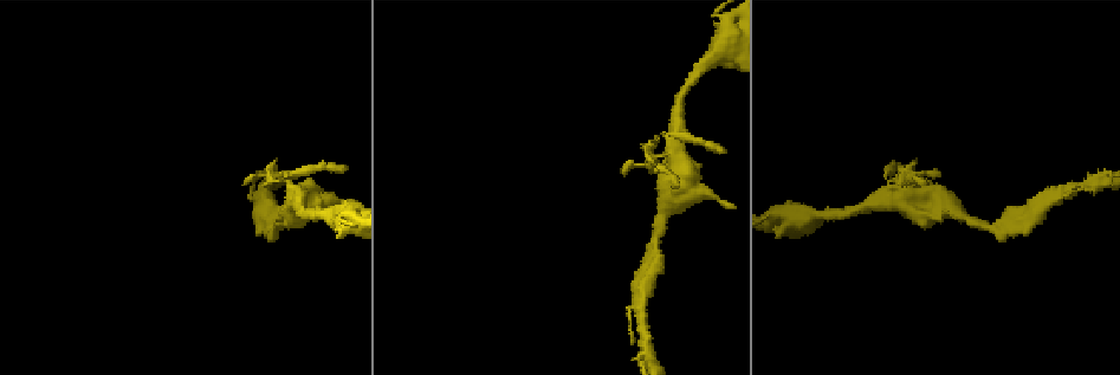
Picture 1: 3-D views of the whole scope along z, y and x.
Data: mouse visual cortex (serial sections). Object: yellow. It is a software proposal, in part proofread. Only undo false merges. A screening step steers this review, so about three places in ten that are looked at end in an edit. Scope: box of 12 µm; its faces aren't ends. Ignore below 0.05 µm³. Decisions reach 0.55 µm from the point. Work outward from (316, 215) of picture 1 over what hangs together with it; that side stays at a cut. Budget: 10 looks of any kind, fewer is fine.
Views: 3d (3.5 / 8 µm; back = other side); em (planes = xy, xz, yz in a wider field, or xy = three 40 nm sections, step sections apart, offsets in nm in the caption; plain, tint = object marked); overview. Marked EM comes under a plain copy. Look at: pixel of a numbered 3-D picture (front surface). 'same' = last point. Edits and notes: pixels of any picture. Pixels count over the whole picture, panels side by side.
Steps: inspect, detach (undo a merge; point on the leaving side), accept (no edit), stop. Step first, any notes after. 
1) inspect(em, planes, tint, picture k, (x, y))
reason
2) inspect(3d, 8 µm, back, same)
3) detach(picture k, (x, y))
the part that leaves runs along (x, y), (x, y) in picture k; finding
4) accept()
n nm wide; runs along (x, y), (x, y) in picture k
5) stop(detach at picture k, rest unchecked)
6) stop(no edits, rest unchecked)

inspect(3d, 8 µm, picture 1, (802, 218))
abrupt turn

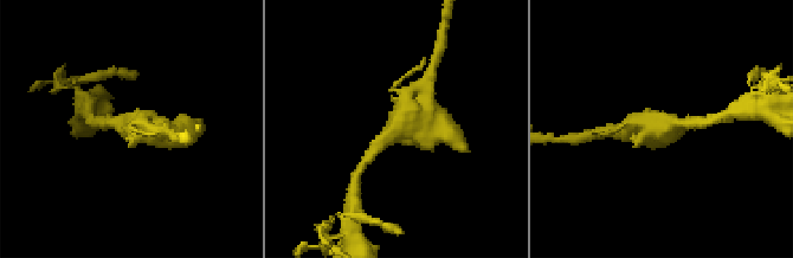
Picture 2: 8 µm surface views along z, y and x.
inspect(3d, 3.5 µm, picture 2, (661, 125))

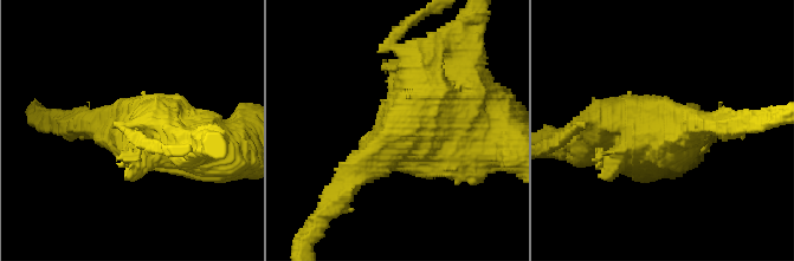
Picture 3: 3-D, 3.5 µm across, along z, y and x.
inspect(em, xy, step 1, tint, picture 3, (670, 128))
need the tissue

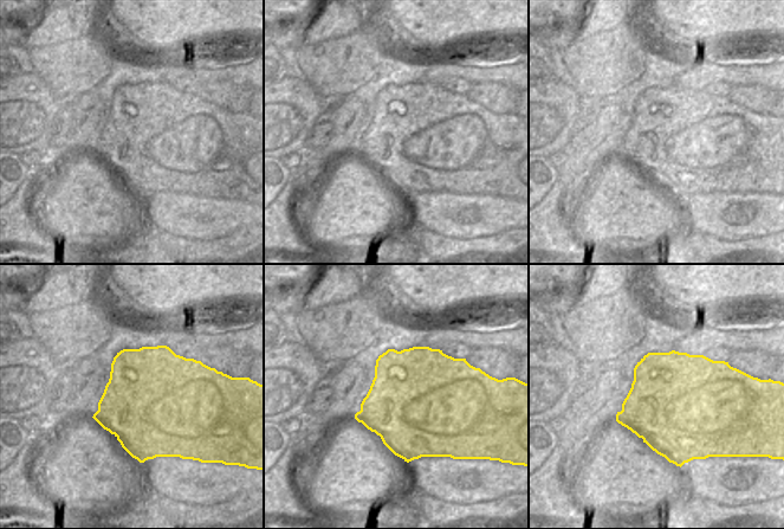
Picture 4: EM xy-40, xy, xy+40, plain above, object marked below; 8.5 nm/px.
accept()
runs along (337, 194), (362, 163), (469, 93) in picture 3; continuous, no second cell

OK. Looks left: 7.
inspect(3d, 3.5 µm, picture 1, (276, 176))
sudden change in width

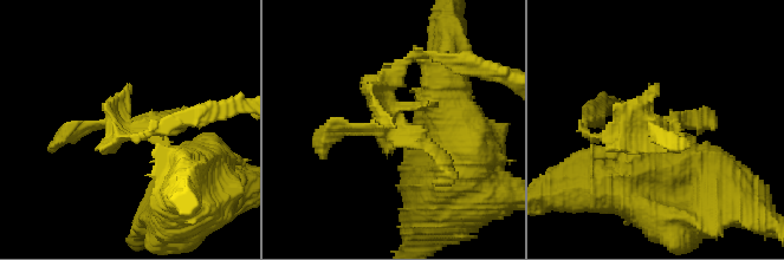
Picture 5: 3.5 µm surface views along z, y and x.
inspect(em, xy, step 5, tint, picture 5, (392, 111))

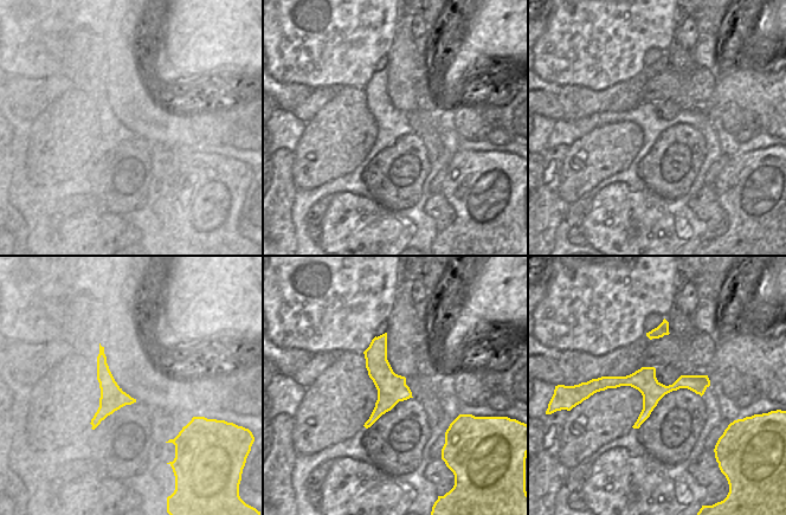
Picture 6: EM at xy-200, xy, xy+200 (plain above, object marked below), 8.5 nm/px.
inspect(em, xy, step 1, tint, same)

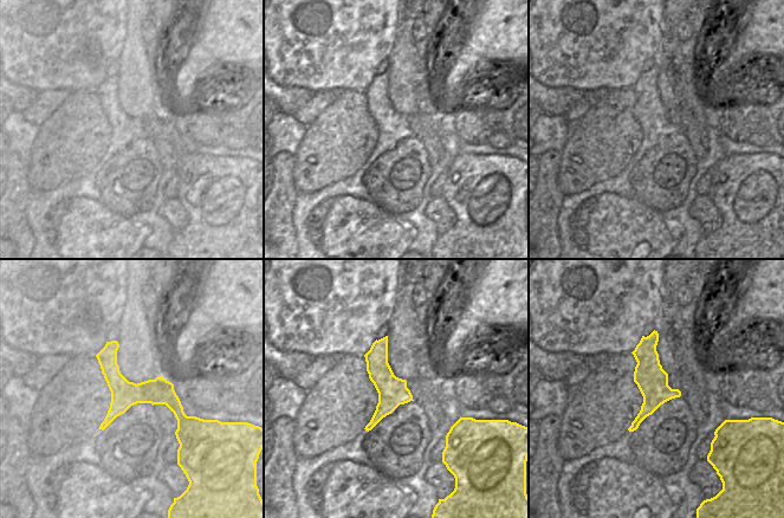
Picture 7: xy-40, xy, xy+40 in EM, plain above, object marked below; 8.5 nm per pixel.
accept()
runs along (109, 344), (111, 374), (161, 393), (180, 429) in picture 7; all the same cell

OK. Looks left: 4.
inspect(3d, 3.5 µm, picture 1, (685, 194))
calibre changes

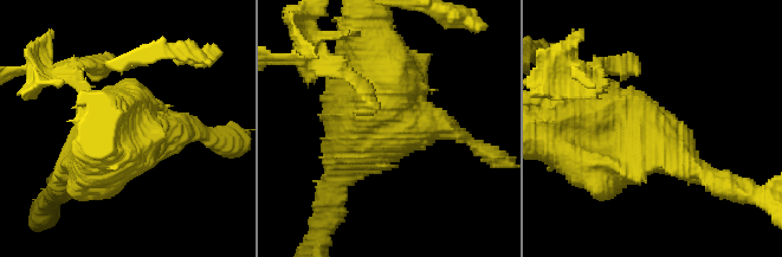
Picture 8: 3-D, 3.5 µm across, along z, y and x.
inspect(em, xy, step 5, tint, picture 8, (392, 132))

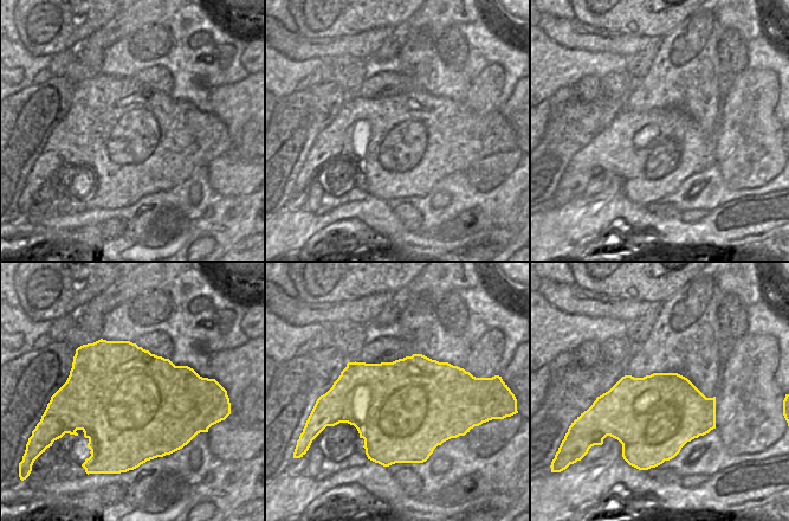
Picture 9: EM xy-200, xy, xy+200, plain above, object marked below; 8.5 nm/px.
inspect(em, xy, step 1, tint, same)
another direction

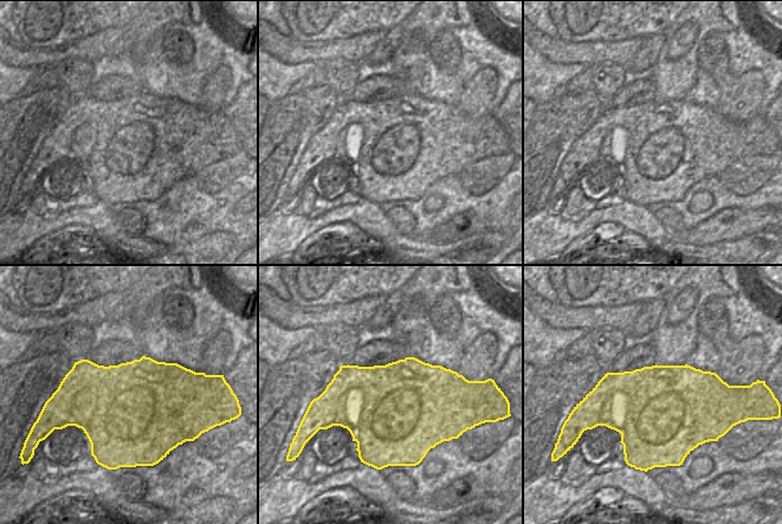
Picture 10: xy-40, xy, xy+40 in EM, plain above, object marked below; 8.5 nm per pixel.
accept()
850 nm wide; runs along (557, 145), (658, 137), (689, 164) in picture 8; one cell here

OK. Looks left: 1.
stop(no edits, rest unchecked)

